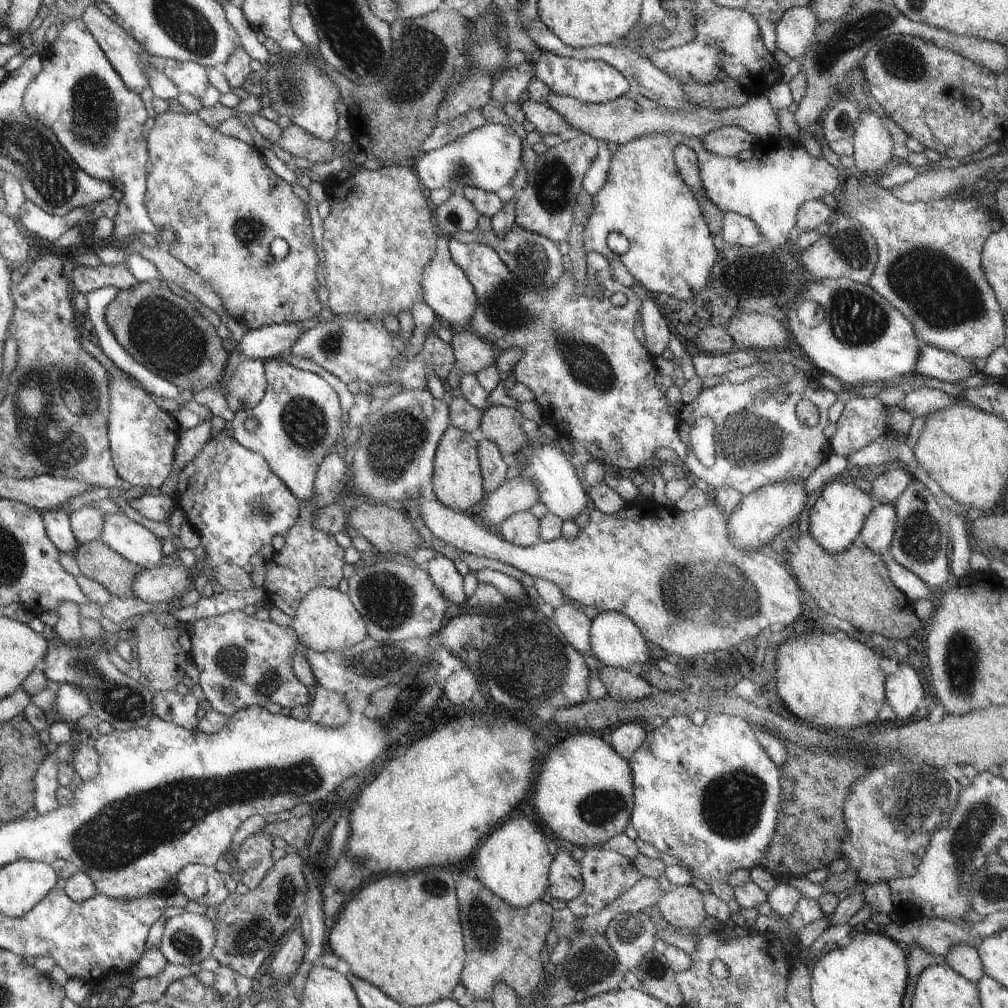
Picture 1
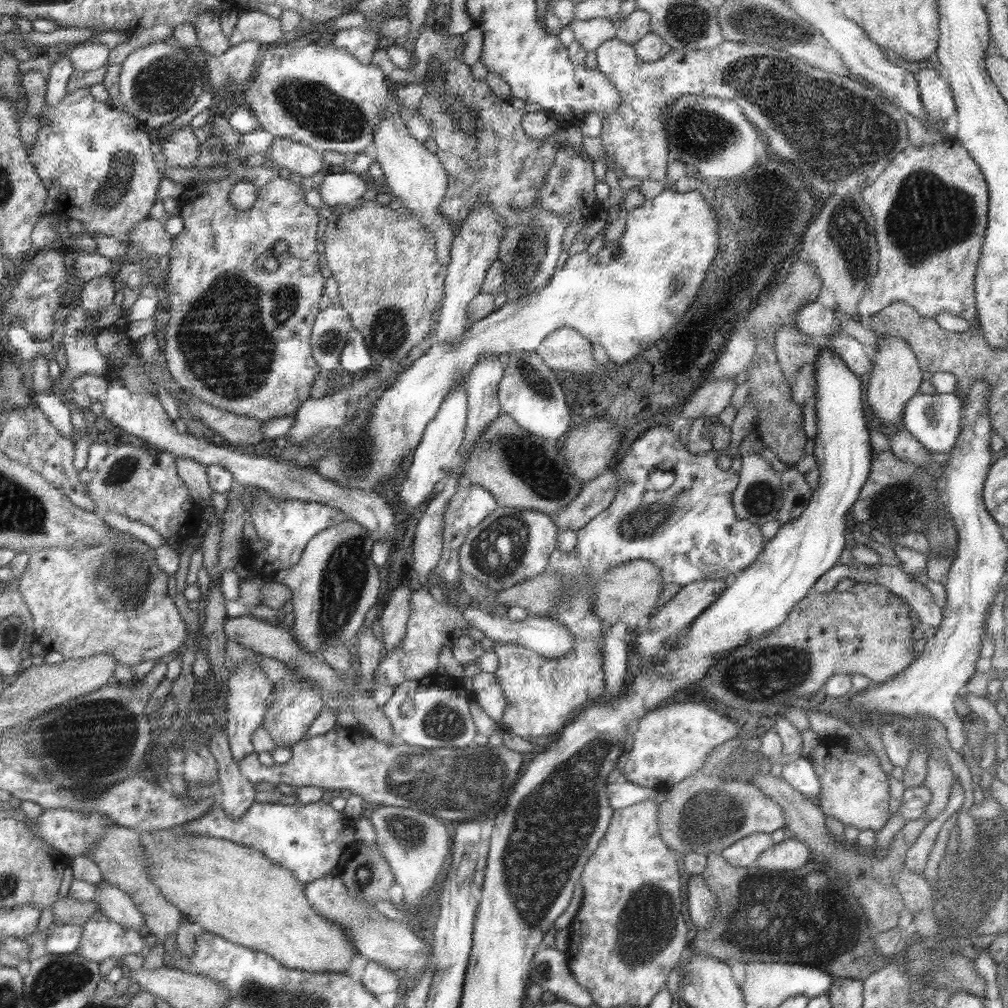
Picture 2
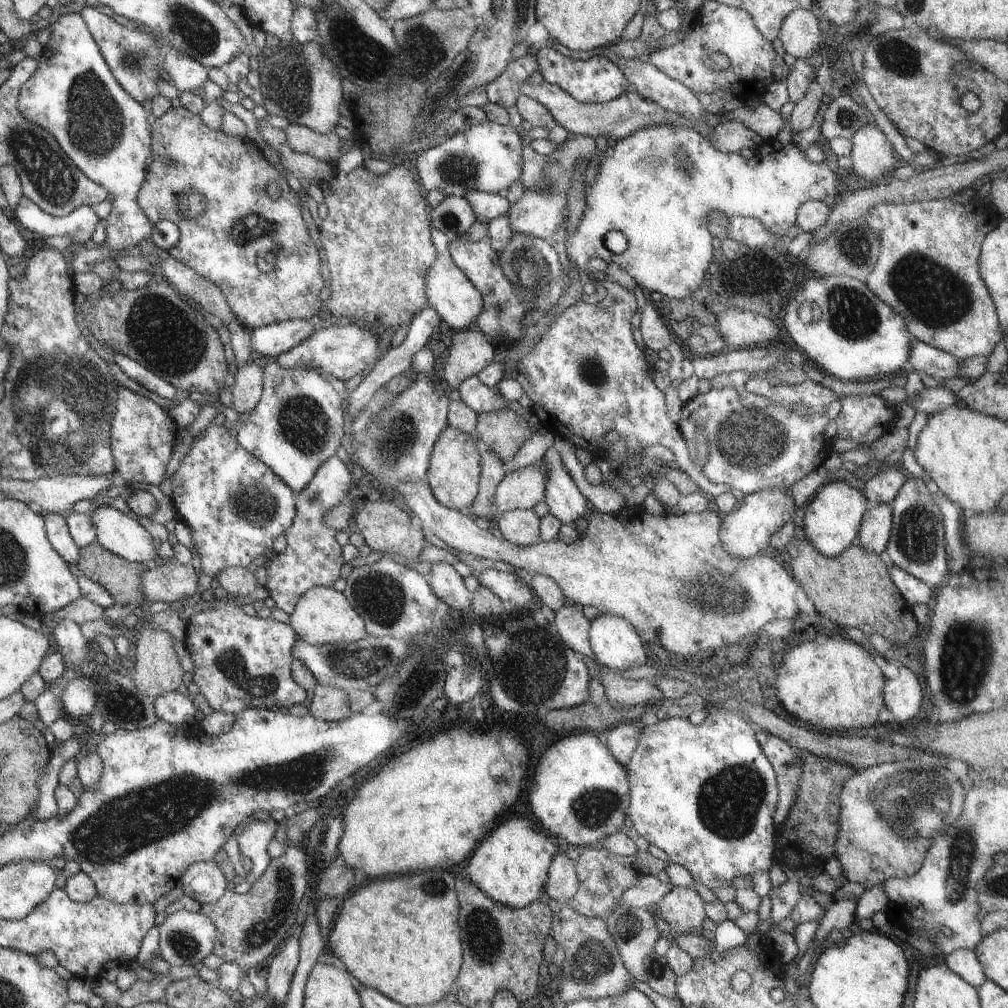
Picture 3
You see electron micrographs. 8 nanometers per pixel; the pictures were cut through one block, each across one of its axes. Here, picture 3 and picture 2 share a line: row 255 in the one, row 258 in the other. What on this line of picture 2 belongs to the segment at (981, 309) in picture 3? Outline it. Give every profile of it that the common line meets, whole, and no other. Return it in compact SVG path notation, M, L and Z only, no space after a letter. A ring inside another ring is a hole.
M947 138L943 144L921 148L913 148L909 144L885 166L873 184L859 192L873 218L879 264L869 292L857 304L857 316L867 320L885 306L901 302L911 306L923 318L933 320L935 314L949 312L953 316L971 320L977 314L975 272L987 226L987 182L963 146L959 146L959 142L953 138Z

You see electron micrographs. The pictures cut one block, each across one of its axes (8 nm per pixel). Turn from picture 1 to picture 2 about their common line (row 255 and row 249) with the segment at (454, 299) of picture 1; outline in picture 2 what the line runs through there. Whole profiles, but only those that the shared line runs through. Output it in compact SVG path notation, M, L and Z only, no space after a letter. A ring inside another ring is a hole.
M385 110L381 120L373 128L373 142L369 146L369 154L373 162L379 166L379 172L383 174L383 190L393 198L399 200L403 208L409 210L409 214L417 216L417 220L435 236L435 258L441 266L447 266L451 262L451 242L455 238L455 230L447 220L437 212L437 206L443 202L445 190L447 190L447 176L439 164L439 160L425 150L421 142L417 142L409 130L405 116L397 116L395 112Z

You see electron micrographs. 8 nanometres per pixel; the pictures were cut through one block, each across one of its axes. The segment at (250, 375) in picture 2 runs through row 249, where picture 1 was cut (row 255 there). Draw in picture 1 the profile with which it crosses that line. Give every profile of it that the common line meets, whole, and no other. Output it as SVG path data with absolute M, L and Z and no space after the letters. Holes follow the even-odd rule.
M163 112L159 116L155 116L153 128L149 130L149 134L145 136L147 140L147 154L149 154L149 172L147 172L147 190L145 190L145 198L143 204L147 208L149 220L153 220L153 224L157 226L157 230L175 236L175 240L169 246L169 254L173 258L177 258L183 266L189 268L189 272L195 272L195 276L199 280L203 280L203 284L207 284L207 288L211 288L211 292L215 292L221 300L223 312L227 312L227 316L231 320L243 322L249 330L259 330L263 326L273 326L273 324L289 324L289 322L303 322L303 320L311 320L315 316L321 316L325 312L325 306L321 302L317 302L317 294L315 294L315 286L317 282L313 280L313 272L315 272L315 264L319 262L319 258L315 256L315 244L313 244L313 236L311 236L311 224L309 224L309 204L305 204L303 200L299 200L293 194L293 188L283 182L279 176L275 176L259 158L259 150L255 146L249 146L247 142L239 140L239 138L229 138L225 134L221 134L217 128L209 128L197 114L171 114L171 112ZM273 238L283 238L289 244L289 252L285 258L277 260L269 254L269 244Z

